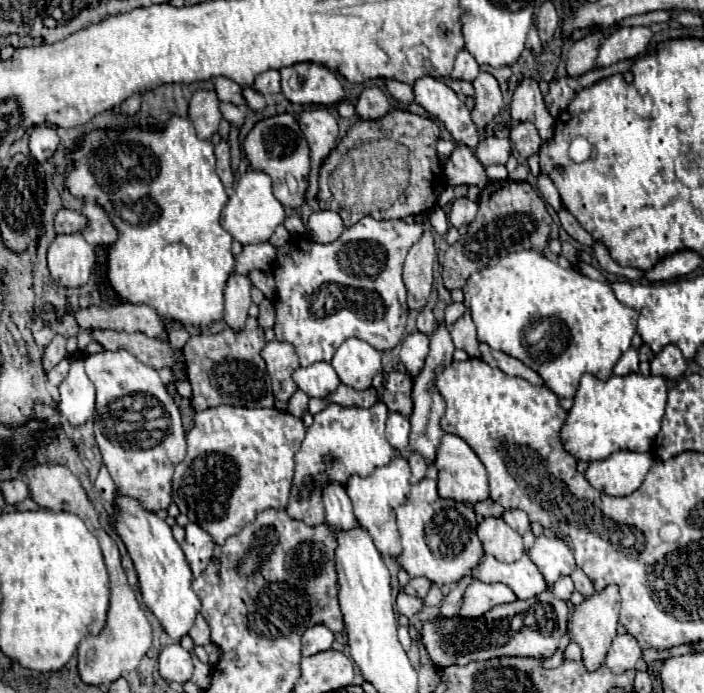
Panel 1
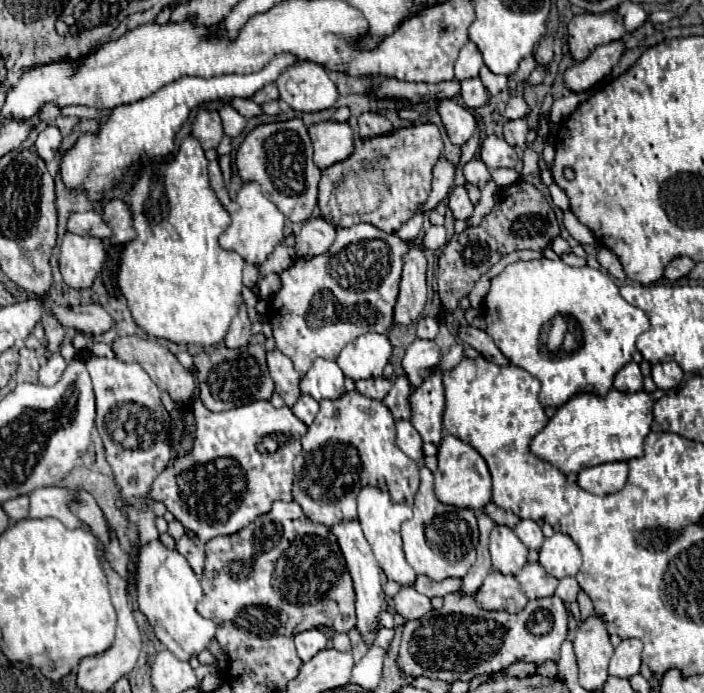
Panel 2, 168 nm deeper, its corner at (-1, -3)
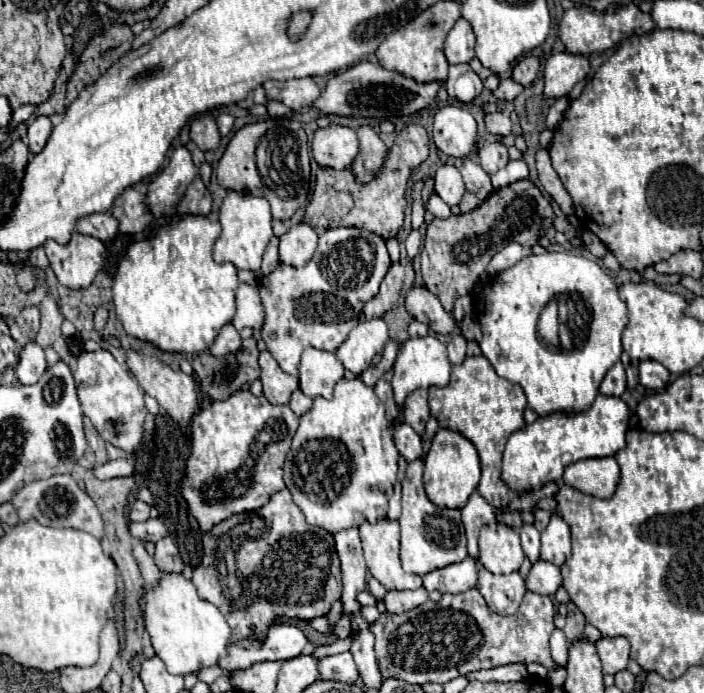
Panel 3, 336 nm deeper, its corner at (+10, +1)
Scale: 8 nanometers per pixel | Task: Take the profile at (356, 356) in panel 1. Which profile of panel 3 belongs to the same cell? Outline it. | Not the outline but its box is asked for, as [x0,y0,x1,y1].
[334,318,388,374]

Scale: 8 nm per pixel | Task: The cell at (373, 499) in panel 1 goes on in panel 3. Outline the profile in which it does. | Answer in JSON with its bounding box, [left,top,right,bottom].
[358,518,422,590]

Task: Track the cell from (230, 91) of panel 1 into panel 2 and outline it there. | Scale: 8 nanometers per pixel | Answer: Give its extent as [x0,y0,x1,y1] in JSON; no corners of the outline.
[231,98,261,118]

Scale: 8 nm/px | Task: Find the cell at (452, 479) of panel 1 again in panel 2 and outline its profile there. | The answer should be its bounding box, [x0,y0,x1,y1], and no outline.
[435,434,491,512]

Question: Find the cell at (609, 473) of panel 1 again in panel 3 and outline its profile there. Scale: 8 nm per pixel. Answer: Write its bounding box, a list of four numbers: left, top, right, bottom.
[564,456,620,498]

